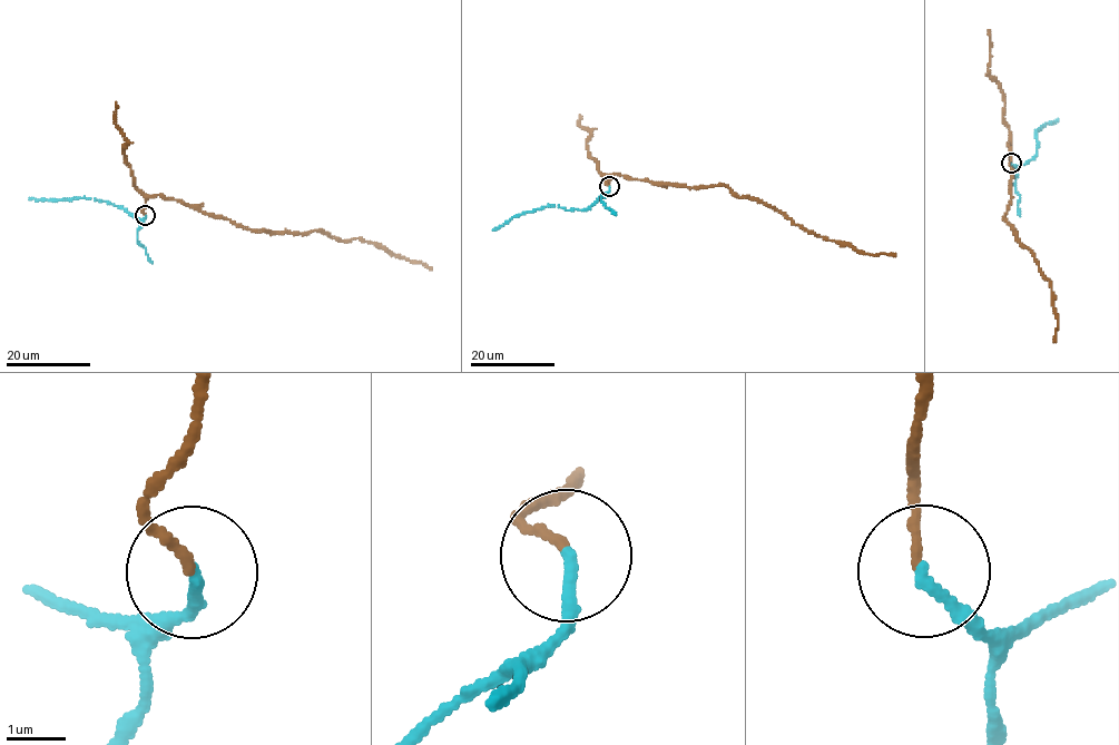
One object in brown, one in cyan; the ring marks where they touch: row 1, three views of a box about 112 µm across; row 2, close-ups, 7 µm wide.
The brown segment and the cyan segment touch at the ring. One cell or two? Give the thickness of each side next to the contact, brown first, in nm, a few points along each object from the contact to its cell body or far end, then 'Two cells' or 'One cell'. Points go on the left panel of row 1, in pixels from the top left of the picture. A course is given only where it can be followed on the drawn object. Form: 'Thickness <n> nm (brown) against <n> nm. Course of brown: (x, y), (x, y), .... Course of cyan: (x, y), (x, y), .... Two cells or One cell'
Thickness 150 nm (brown) against 200 nm. Course of brown: (145, 215), (146, 198), (160, 195), (247, 228), (270, 233), (316, 229), (342, 241), (357, 238), (431, 270). Course of cyan: (145, 215), (143, 218), (94, 198), (51, 201), (28, 197). One cell

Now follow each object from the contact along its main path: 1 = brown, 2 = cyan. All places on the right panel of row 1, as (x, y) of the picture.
1: (1011, 162), (1008, 144), (1011, 201), (1004, 221), (1050, 281), (1057, 315), (1054, 341)
2: (1011, 162), (1016, 167), (1029, 162), (1038, 144), (1036, 130), (1058, 118)

